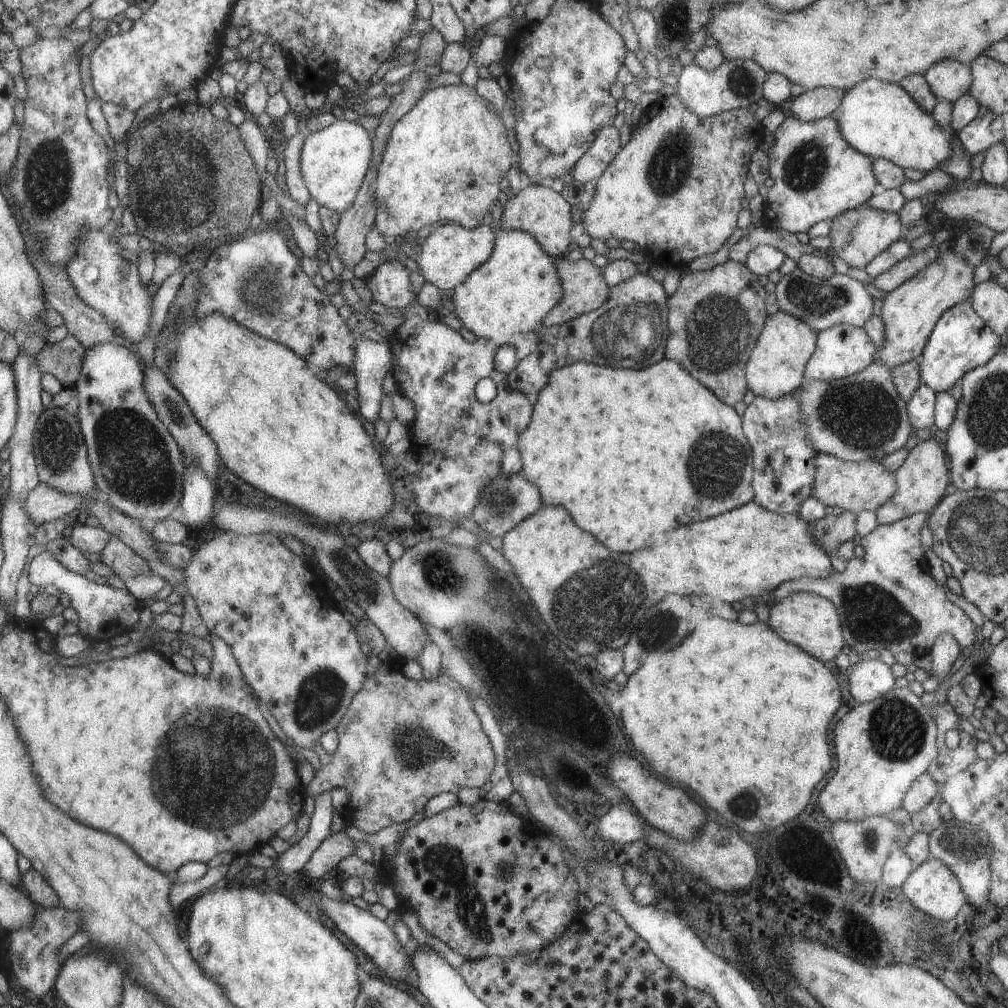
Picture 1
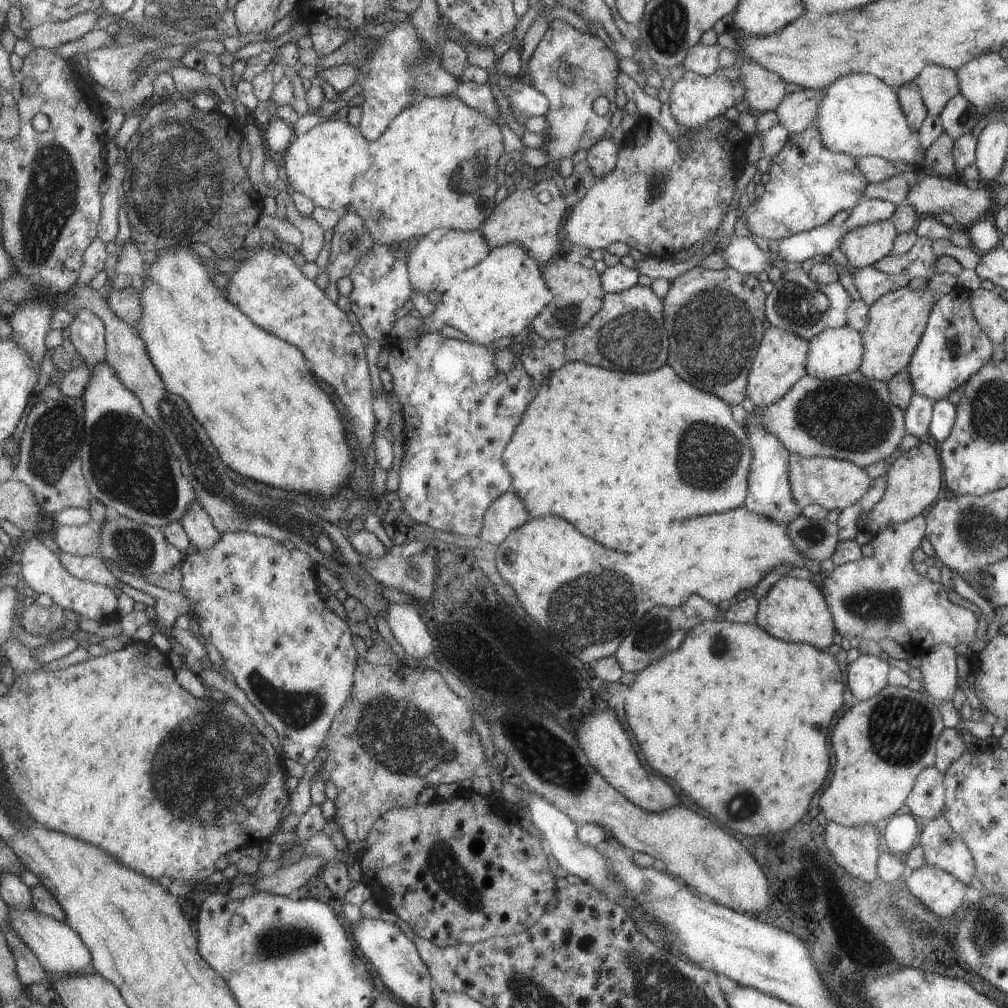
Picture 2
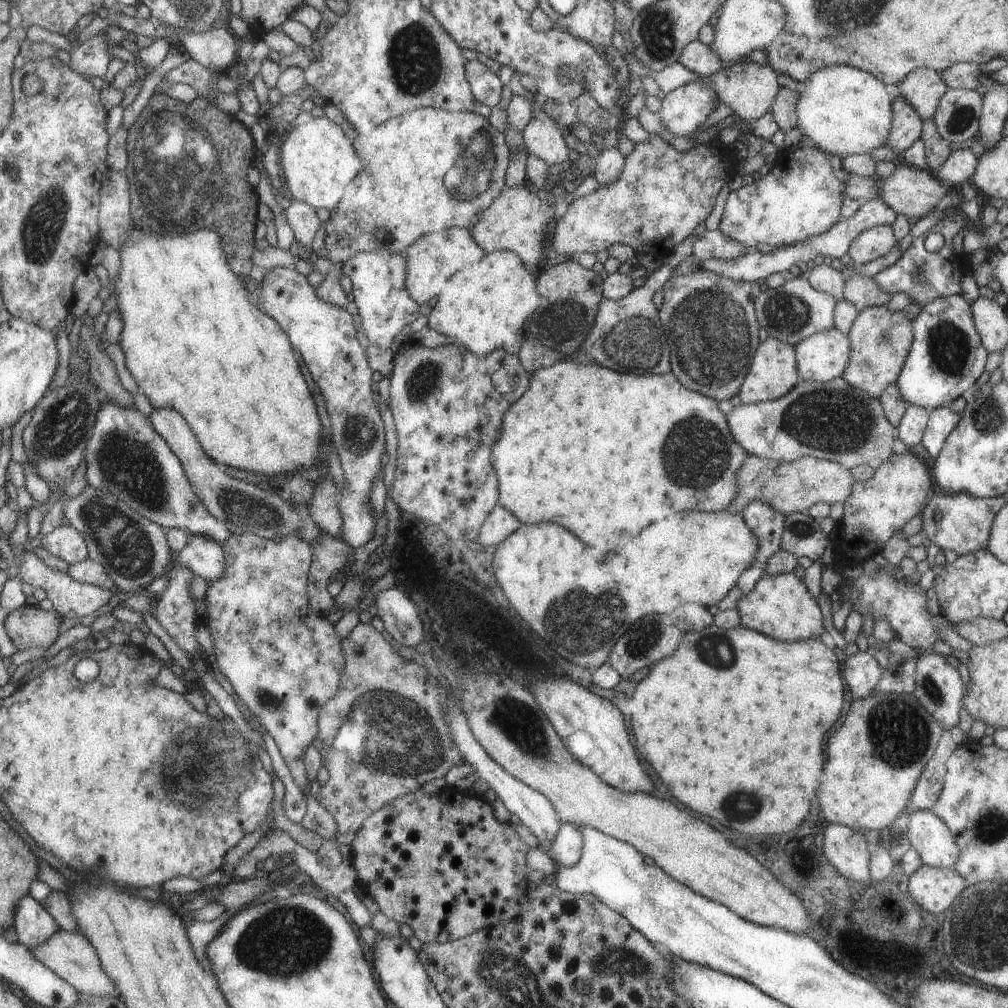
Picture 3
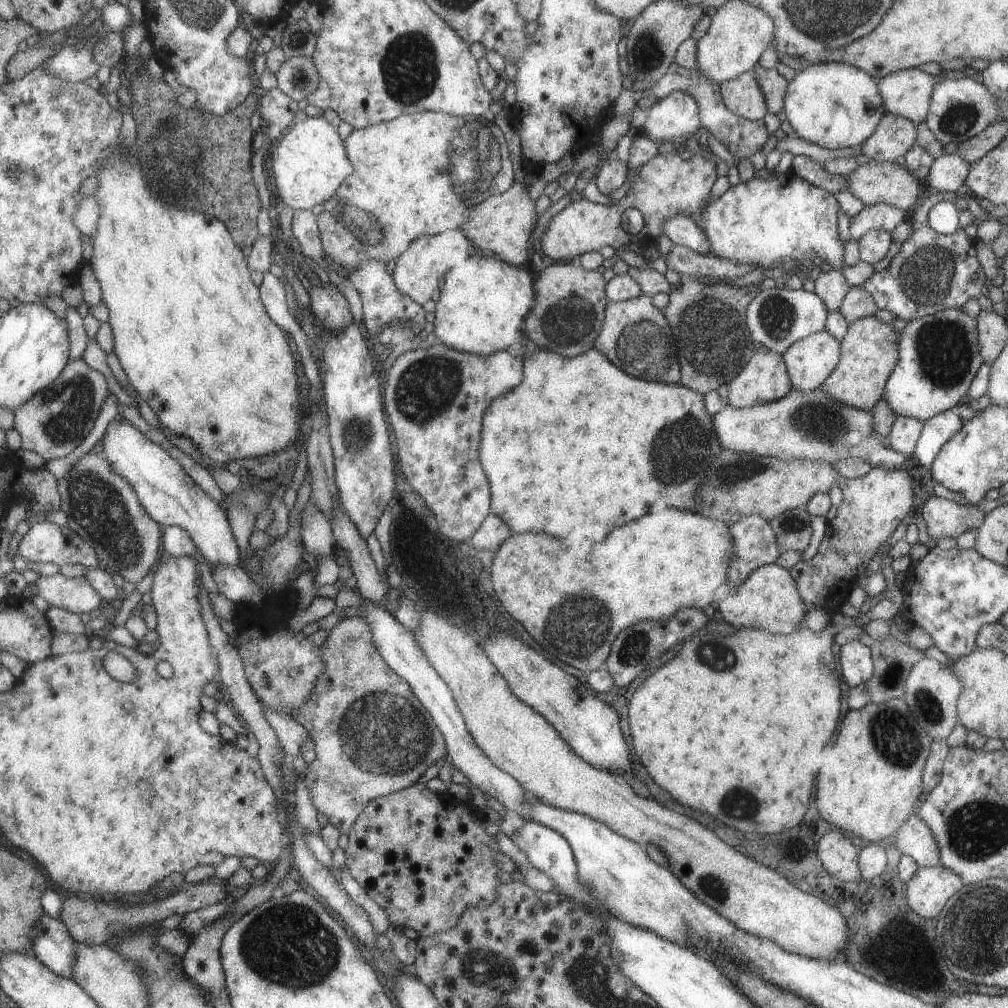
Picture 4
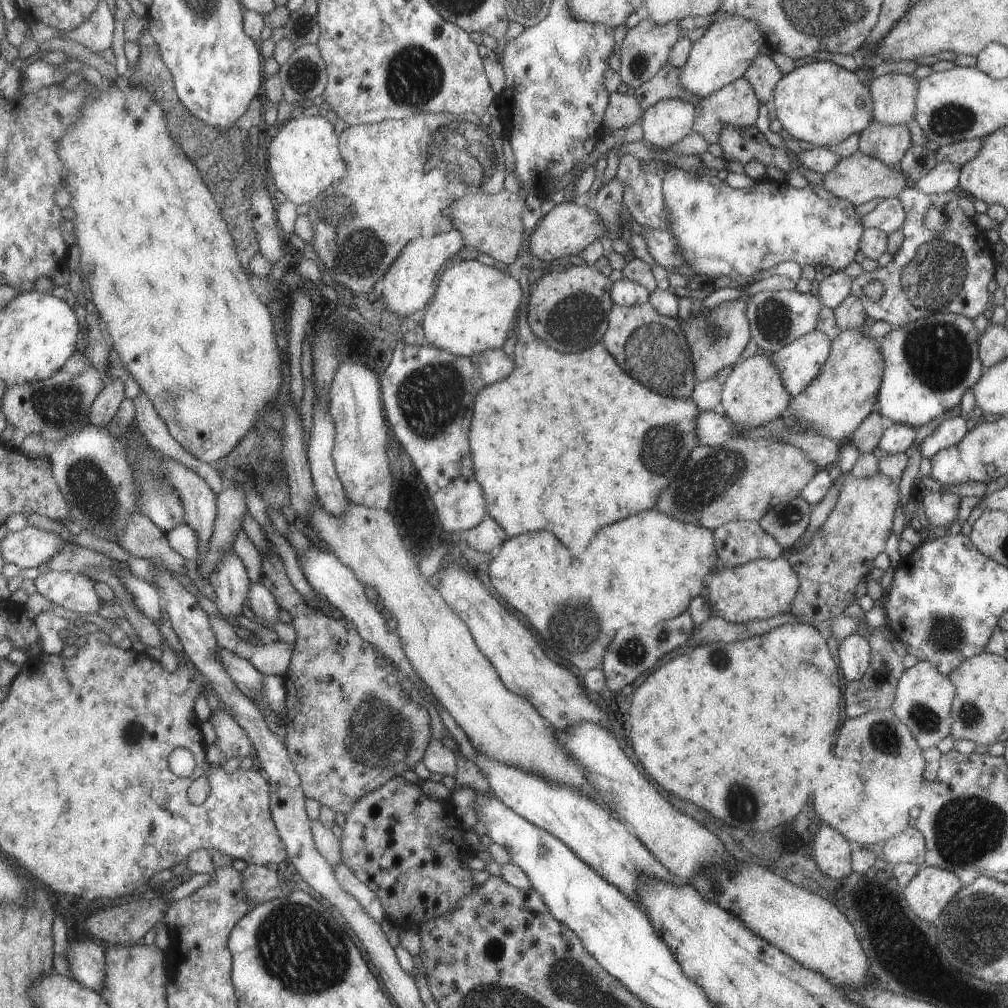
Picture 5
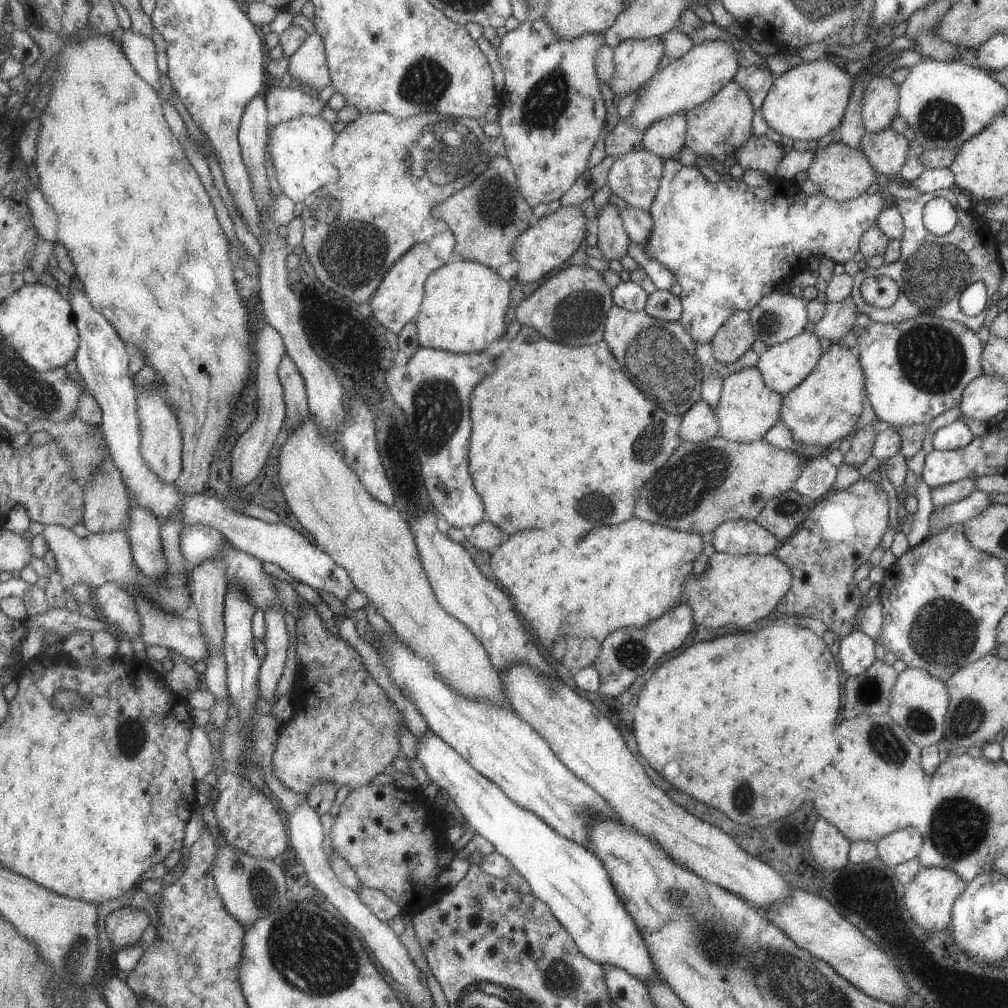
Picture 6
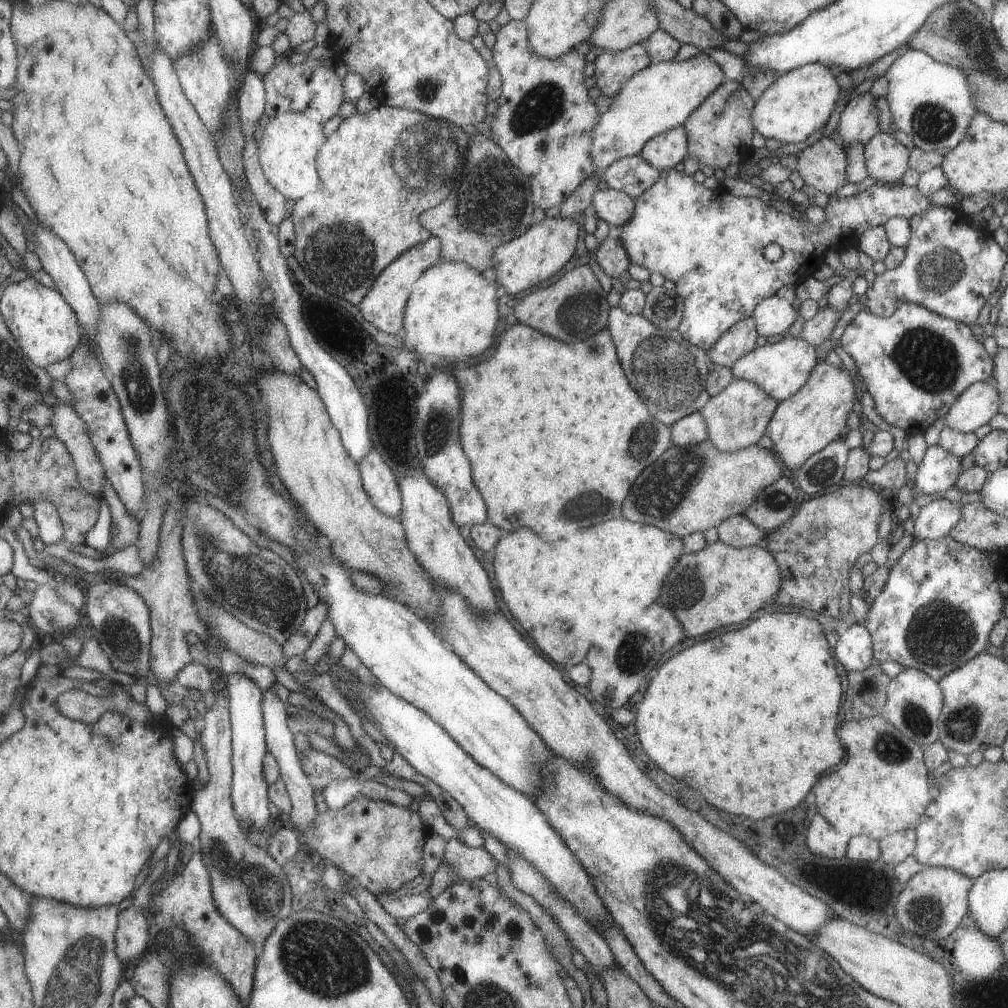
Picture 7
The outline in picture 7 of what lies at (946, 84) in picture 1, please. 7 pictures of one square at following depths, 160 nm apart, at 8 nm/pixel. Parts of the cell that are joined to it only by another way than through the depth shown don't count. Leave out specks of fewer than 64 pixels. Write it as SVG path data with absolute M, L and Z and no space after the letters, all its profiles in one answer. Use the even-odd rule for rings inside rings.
M866 91L853 95L840 113L835 130L830 134L846 148L849 143L865 144L879 130L876 98Z

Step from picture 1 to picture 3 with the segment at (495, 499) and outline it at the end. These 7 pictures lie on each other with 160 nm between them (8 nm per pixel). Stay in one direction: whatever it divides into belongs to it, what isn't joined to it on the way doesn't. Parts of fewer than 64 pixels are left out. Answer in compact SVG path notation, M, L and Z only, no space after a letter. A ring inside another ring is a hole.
M497 503L484 520L484 524L480 527L480 532L476 537L484 548L496 546L520 526L520 520L517 520L517 517L509 512L509 509L503 508Z

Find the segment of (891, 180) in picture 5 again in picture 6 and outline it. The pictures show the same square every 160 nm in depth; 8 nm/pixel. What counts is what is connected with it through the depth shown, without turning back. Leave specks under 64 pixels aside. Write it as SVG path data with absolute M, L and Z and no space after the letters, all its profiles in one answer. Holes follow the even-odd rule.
M832 142L823 150L814 151L812 163L806 171L817 192L836 201L848 201L865 193L867 187L875 182L875 173L877 173L860 148L851 148L843 142Z

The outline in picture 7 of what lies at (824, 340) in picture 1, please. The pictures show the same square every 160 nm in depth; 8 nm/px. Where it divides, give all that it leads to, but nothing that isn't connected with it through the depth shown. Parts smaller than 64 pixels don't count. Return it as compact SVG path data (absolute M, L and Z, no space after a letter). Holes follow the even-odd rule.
M787 334L774 344L765 343L761 347L755 347L747 355L737 359L731 370L735 378L756 384L763 392L768 393L776 401L780 401L787 399L795 391L799 391L807 382L809 370L815 366L813 347L800 336L792 337Z

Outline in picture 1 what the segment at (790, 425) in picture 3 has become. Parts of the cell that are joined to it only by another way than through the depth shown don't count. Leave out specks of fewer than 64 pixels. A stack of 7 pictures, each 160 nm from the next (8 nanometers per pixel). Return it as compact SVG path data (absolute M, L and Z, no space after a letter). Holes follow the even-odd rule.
M873 362L863 371L834 381L803 379L795 389L808 439L817 453L842 461L880 461L893 450L900 449L909 438L906 402L896 391L892 373L881 363Z

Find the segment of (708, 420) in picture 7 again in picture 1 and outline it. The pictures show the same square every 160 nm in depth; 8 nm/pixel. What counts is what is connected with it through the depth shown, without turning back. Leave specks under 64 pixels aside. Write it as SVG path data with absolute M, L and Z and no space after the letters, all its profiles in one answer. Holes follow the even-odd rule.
M778 309L765 323L764 330L747 360L747 389L755 397L762 396L773 400L797 388L803 382L805 363L815 350L816 334L804 320Z

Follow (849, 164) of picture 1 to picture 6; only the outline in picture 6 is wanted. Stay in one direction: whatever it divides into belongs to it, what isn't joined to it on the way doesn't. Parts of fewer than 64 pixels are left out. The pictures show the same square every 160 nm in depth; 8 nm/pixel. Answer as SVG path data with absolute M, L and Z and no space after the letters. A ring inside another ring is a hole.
M670 158L663 160L663 178L648 210L652 227L642 249L676 276L683 303L678 322L684 325L697 344L709 343L729 315L737 311L749 312L761 298L779 286L779 280L791 281L799 270L805 268L809 250L821 250L821 257L831 254L829 246L827 252L823 252L825 246L821 246L821 238L823 244L825 240L829 244L829 236L835 234L835 246L831 246L834 262L847 263L859 249L860 236L875 224L879 212L895 204L893 196L883 200L877 192L861 193L848 201L825 198L820 192L805 196L797 186L793 186L793 180L776 177L768 180L768 184L762 187L750 187L734 178L711 183L701 175L698 165L684 166Z

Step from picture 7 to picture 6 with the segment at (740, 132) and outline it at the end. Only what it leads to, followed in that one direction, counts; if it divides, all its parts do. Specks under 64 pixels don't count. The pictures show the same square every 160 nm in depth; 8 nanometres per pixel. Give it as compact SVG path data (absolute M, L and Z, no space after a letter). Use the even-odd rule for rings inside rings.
M735 81L727 83L711 98L683 115L687 118L687 138L684 139L684 146L689 146L698 156L698 160L715 158L722 162L725 156L732 156L734 150L751 134L753 106L745 89Z

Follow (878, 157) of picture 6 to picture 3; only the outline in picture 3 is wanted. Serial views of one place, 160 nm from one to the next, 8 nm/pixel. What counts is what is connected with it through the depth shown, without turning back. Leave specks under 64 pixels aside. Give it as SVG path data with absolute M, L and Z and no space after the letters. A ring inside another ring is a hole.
M892 94L892 128L886 144L897 151L905 151L920 138L923 120L919 113L903 97Z

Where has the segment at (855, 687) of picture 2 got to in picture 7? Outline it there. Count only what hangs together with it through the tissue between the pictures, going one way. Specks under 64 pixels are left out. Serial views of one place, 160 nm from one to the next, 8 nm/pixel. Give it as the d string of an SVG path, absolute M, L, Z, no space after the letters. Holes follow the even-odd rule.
M857 624L841 626L834 655L844 672L863 670L872 657L872 639L868 629Z

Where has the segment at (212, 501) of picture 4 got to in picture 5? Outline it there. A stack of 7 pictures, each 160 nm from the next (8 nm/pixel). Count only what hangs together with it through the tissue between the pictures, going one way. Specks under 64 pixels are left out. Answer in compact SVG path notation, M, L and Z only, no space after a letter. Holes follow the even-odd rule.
M229 549L210 574L208 582L216 592L219 612L228 618L227 621L234 630L238 626L234 618L241 614L243 605L247 606L248 594L252 587L244 560L234 550Z

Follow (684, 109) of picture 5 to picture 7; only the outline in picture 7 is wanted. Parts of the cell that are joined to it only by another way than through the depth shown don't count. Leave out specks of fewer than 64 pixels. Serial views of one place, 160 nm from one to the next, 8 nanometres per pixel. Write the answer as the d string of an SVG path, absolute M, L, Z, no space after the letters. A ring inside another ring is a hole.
M677 125L668 131L660 132L659 135L652 136L639 154L644 157L653 168L658 171L666 168L674 168L675 164L683 160L686 155L687 133L683 125Z

